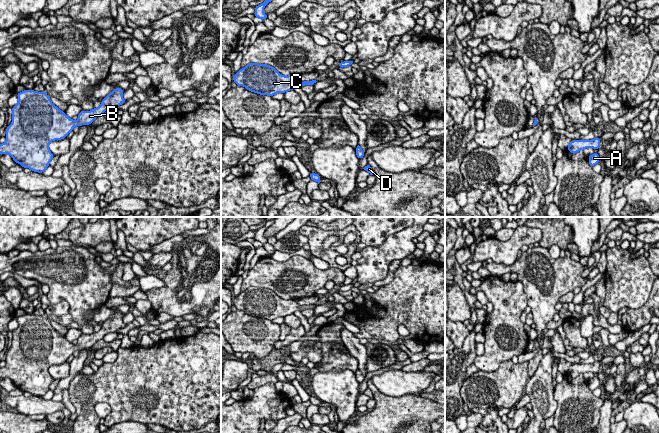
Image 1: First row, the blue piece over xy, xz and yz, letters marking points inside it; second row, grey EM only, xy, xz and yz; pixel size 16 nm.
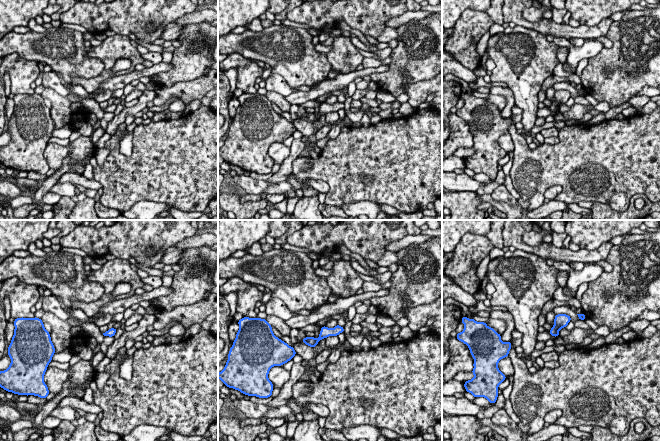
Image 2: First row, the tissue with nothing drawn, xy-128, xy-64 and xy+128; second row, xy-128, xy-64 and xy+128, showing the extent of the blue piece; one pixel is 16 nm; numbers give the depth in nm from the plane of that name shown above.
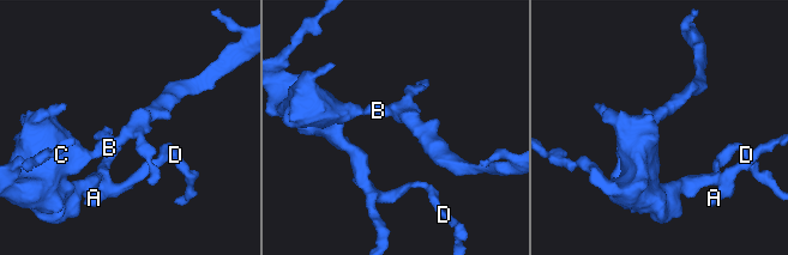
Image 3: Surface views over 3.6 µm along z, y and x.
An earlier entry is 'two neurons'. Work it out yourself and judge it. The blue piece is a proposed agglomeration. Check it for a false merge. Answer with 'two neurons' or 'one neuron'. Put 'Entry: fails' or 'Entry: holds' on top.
Entry: fails
one neuron

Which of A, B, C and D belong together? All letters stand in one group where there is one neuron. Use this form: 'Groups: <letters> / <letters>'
Groups: A B C D

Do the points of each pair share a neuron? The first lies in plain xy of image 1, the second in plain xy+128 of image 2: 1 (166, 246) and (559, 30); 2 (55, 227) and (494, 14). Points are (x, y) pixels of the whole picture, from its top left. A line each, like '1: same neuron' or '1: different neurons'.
1: same neuron
2: same neuron

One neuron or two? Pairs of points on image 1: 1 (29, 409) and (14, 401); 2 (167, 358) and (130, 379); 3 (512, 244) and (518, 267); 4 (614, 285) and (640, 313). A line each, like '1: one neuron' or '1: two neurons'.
1: one neuron
2: one neuron
3: two neurons
4: two neurons

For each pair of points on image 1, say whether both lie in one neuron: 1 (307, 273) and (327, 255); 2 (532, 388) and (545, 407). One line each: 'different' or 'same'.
1: different
2: same

